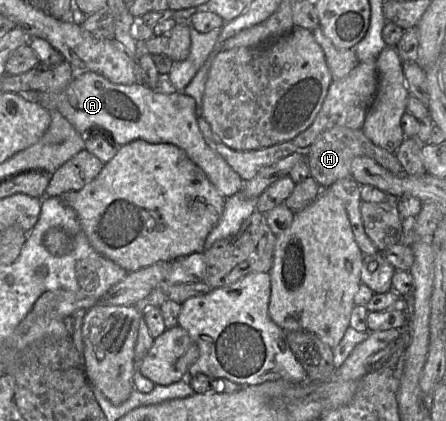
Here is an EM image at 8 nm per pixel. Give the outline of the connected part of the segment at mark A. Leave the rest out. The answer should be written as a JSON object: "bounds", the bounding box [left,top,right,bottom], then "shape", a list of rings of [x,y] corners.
{"bounds":[38,71,245,199],"shape":[[[85,71],[76,72],[70,84],[60,93],[40,92],[38,103],[50,112],[61,113],[84,136],[97,130],[108,134],[117,146],[140,139],[179,147],[203,170],[225,199],[243,188],[245,181],[205,142],[197,123],[195,100],[182,92],[151,89],[144,83],[117,84],[95,72]]]}

